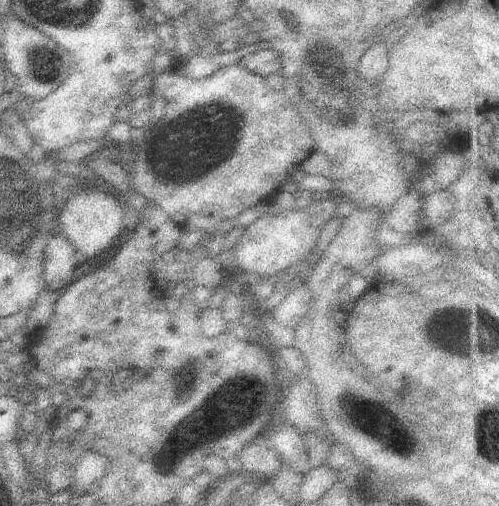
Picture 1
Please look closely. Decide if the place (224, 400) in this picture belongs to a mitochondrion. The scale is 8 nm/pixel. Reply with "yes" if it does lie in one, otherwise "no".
yes

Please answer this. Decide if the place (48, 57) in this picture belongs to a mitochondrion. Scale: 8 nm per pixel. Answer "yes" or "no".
yes

